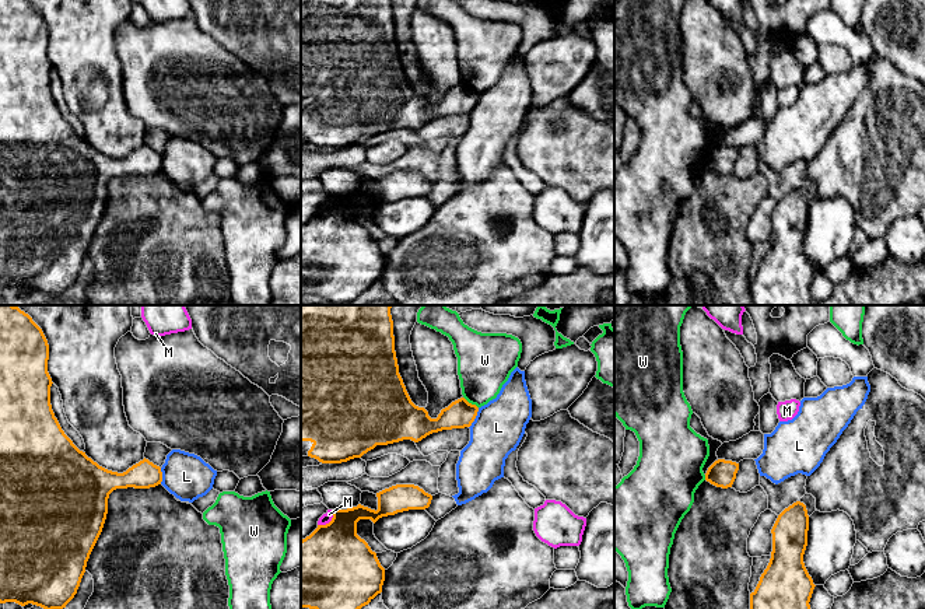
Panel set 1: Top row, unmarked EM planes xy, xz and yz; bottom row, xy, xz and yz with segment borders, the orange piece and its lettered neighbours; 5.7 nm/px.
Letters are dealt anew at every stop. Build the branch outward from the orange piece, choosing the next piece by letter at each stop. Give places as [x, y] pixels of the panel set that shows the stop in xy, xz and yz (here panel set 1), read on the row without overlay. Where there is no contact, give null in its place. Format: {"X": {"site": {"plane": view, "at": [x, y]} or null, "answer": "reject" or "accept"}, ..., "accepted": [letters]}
{"L": {"site": {"plane": "xz", "at": [475, 104]}, "answer": "reject"}, "M": {"site": {"plane": "xz", "at": [330, 207]}, "answer": "reject"}, "W": {"site": {"plane": "xz", "at": [470, 90]}, "answer": "reject"}, "accepted": []}

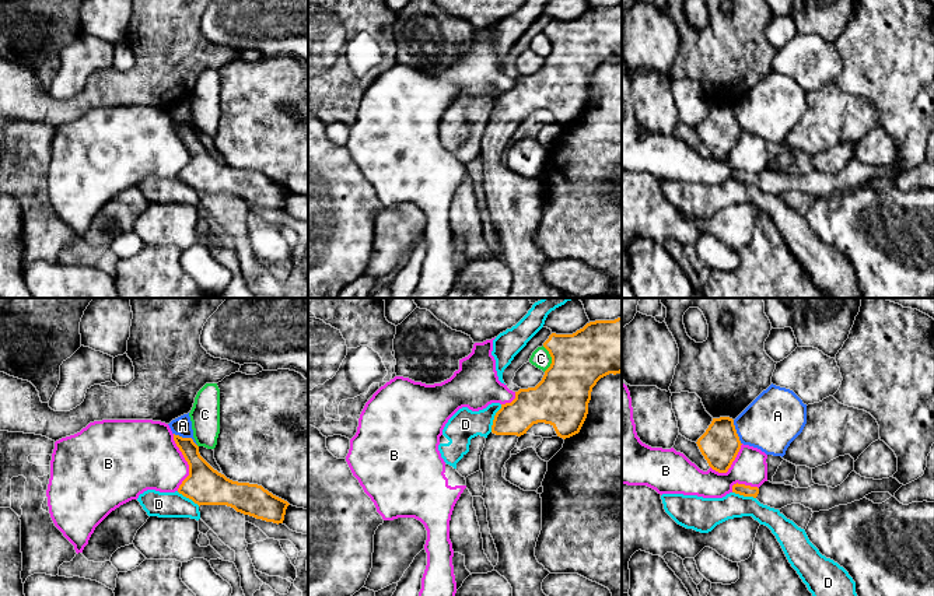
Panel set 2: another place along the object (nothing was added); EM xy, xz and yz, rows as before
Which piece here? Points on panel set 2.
{"A": {"site": {"plane": "xy", "at": [186, 125]}, "answer": "reject"}, "B": {"site": {"plane": "xy", "at": [186, 147]}, "answer": "reject"}, "C": {"site": {"plane": "xz", "at": [552, 45]}, "answer": "reject"}, "D": {"site": {"plane": "xz", "at": [495, 105]}, "answer": "reject"}, "accepted": []}

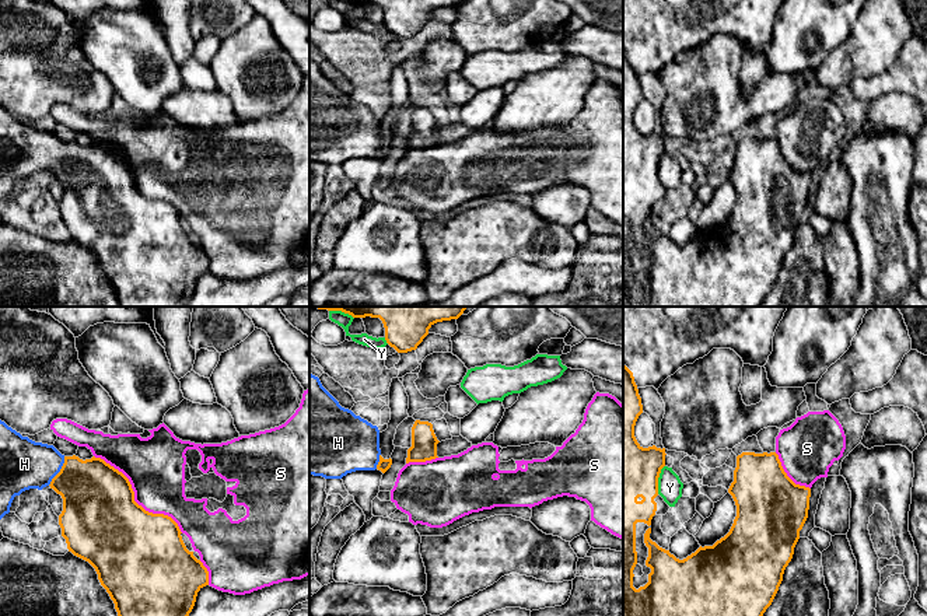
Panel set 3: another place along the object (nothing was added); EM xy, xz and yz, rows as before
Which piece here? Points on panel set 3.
{"H": {"site": {"plane": "xy", "at": [60, 157]}, "answer": "accept"}, "S": {"site": {"plane": "xy", "at": [133, 185]}, "answer": "reject"}, "Y": {"site": {"plane": "yz", "at": [657, 165]}, "answer": "reject"}, "accepted": ["H"]}

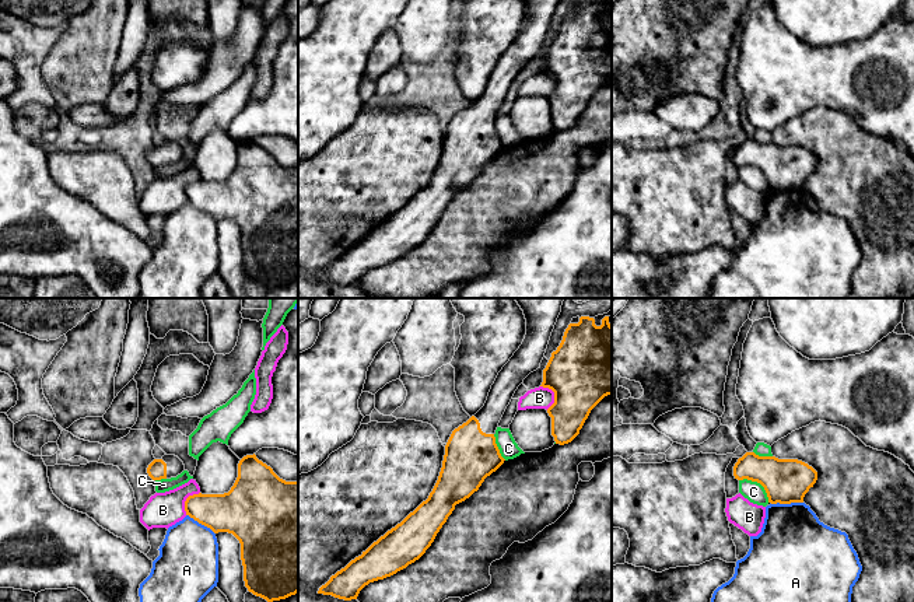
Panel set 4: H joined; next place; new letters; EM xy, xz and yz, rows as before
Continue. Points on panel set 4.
{"A": {"site": {"plane": "yz", "at": [787, 189]}, "answer": "reject"}, "B": {"site": {"plane": "xz", "at": [554, 81]}, "answer": "reject"}, "C": {"site": {"plane": "yz", "at": [759, 168]}, "answer": "reject"}, "accepted": []}

